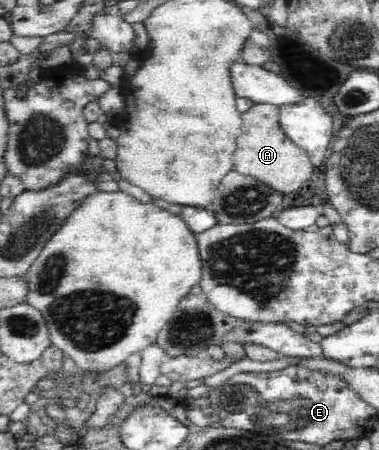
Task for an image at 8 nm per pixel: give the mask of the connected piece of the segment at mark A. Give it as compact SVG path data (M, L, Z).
M255 104L241 115L241 132L234 152L234 169L262 182L274 193L294 194L307 184L313 172L310 158L282 133L278 125L279 108L273 104Z

